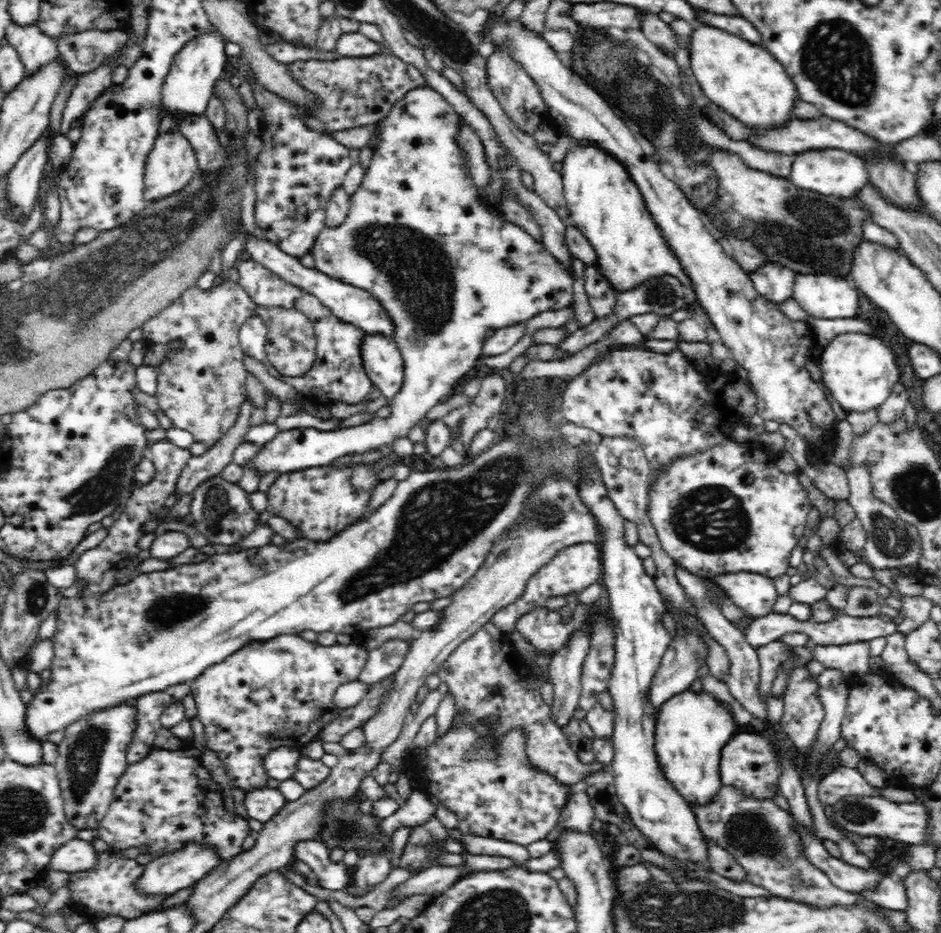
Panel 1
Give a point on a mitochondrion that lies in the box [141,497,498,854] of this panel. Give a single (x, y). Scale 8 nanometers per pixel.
(353, 828)

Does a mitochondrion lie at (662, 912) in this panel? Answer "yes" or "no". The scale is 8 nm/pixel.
yes

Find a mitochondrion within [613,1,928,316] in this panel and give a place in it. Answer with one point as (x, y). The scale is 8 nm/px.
(835, 57)

